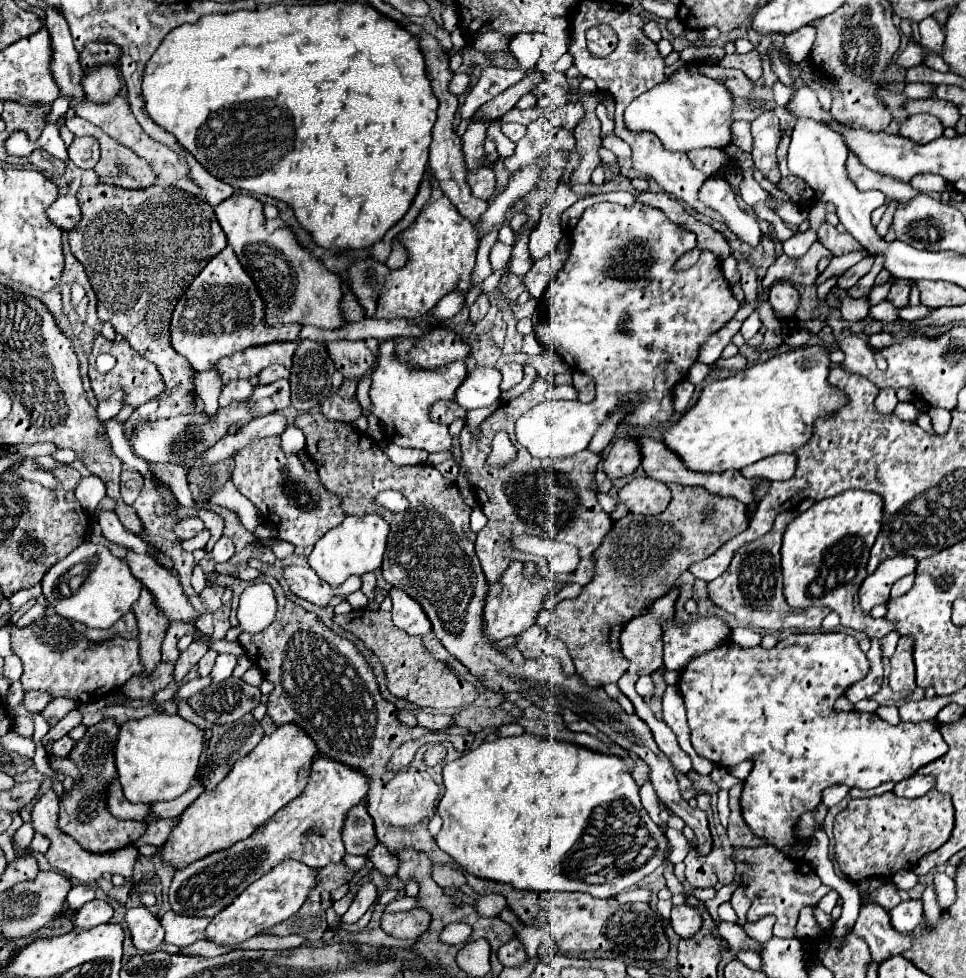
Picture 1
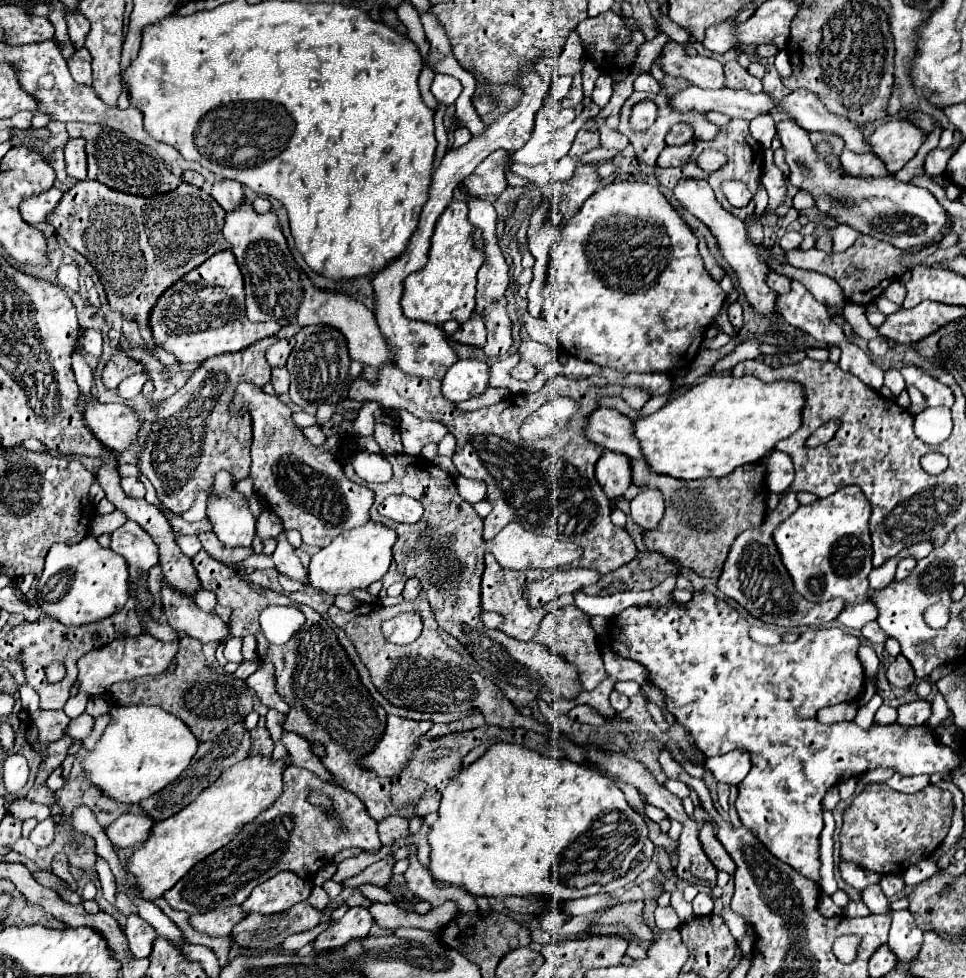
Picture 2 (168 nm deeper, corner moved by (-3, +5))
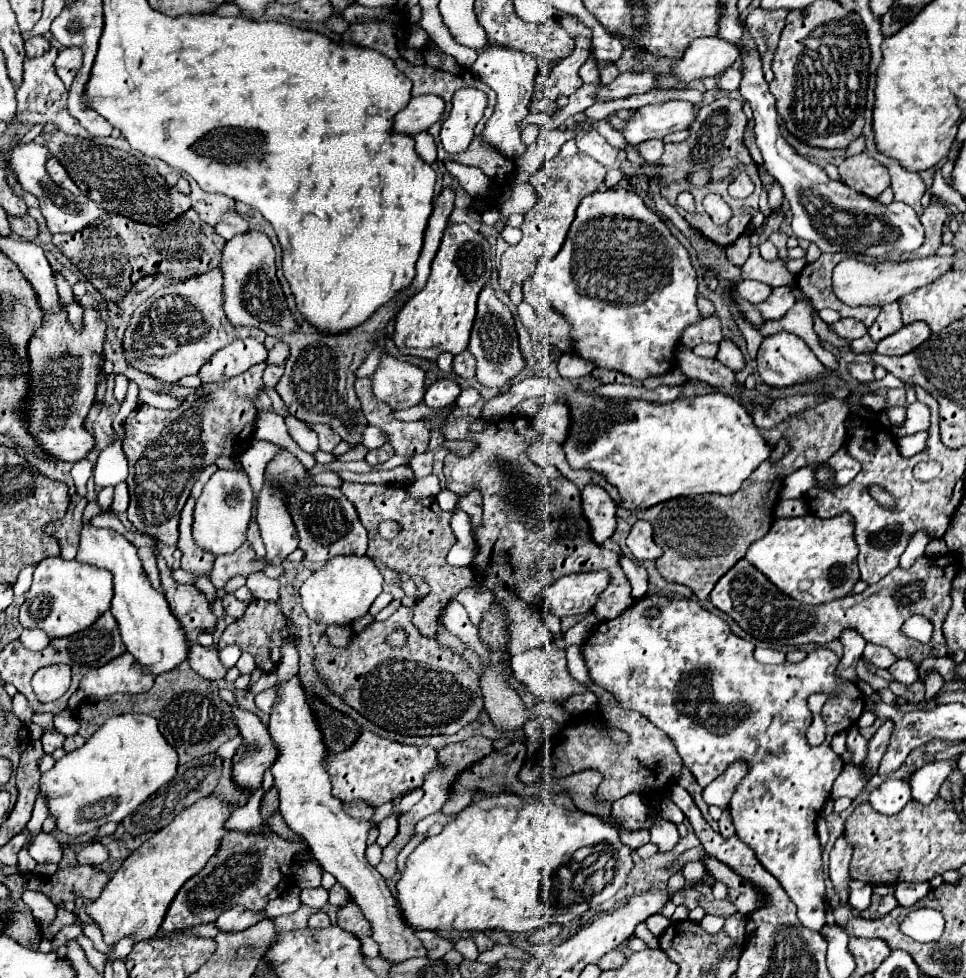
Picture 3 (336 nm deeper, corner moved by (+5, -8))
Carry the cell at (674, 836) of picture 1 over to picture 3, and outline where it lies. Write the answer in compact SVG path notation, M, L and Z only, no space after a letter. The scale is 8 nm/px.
M662 818L654 822L654 826L650 828L650 834L652 834L650 842L654 842L660 852L672 850L680 840L680 834L678 834L676 826L672 822L668 822L668 820L662 820Z

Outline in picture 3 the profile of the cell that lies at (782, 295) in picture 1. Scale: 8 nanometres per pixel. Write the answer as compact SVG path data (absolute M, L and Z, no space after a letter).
M744 280L738 284L738 294L748 302L760 302L772 294L772 286L756 280Z

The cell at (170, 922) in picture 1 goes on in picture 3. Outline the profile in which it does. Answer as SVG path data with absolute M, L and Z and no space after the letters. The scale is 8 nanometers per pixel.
M232 906L230 910L226 910L224 914L220 914L220 918L214 922L216 928L220 932L240 932L250 928L252 924L260 922L264 916L260 916L258 912L250 912L242 906Z

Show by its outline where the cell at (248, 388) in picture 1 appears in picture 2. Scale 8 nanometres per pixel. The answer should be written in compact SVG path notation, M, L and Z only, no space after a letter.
M250 383L236 389L236 407L246 407L254 423L252 479L266 505L282 519L284 529L300 531L306 545L326 547L334 537L370 521L374 493L350 481L334 455L318 451L292 421L292 411L278 397L256 391Z

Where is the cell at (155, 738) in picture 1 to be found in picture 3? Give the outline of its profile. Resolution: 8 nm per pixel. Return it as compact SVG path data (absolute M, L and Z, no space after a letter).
M122 714L108 718L82 748L68 752L50 772L42 774L40 792L48 796L56 826L70 836L80 836L106 822L122 822L176 772L176 750L160 734L158 722L148 714Z

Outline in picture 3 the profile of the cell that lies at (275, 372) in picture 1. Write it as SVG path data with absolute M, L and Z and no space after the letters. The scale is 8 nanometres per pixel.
M278 342L270 352L268 352L268 360L266 364L274 364L274 366L284 366L286 364L286 358L288 358L288 344L284 342Z

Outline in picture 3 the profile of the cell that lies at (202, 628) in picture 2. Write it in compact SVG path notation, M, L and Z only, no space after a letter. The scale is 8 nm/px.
M190 642L188 664L192 666L194 672L204 676L206 680L218 680L218 678L224 678L224 674L226 674L226 668L218 660L218 648L216 646L204 648L202 644Z

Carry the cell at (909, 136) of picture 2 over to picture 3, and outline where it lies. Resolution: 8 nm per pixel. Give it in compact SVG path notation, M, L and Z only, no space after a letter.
M860 152L856 156L846 158L840 166L840 180L846 182L856 192L862 192L870 198L878 198L884 188L890 186L888 168L874 160L868 152Z

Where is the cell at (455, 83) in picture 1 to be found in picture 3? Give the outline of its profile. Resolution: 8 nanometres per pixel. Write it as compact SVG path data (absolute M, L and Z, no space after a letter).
M418 96L408 102L404 110L400 110L394 118L394 130L406 132L410 136L420 130L428 130L434 122L438 122L444 114L444 100L440 96Z

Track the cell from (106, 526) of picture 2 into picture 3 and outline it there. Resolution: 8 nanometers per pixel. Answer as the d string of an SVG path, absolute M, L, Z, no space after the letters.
M108 486L108 488L104 488L100 494L98 494L98 506L102 508L102 512L114 512L112 510L112 494L114 494L114 488L112 486Z

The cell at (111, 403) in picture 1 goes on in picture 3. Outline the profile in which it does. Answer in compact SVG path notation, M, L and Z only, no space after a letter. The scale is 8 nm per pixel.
M254 338L236 340L230 346L218 350L198 372L202 382L222 382L236 374L246 372L256 362L266 360L266 348Z

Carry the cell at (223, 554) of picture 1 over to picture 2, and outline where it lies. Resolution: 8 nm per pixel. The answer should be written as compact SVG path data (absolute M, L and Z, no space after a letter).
M216 473L210 497L206 517L218 539L228 547L250 547L256 519L250 511L248 499L236 491L232 473Z

